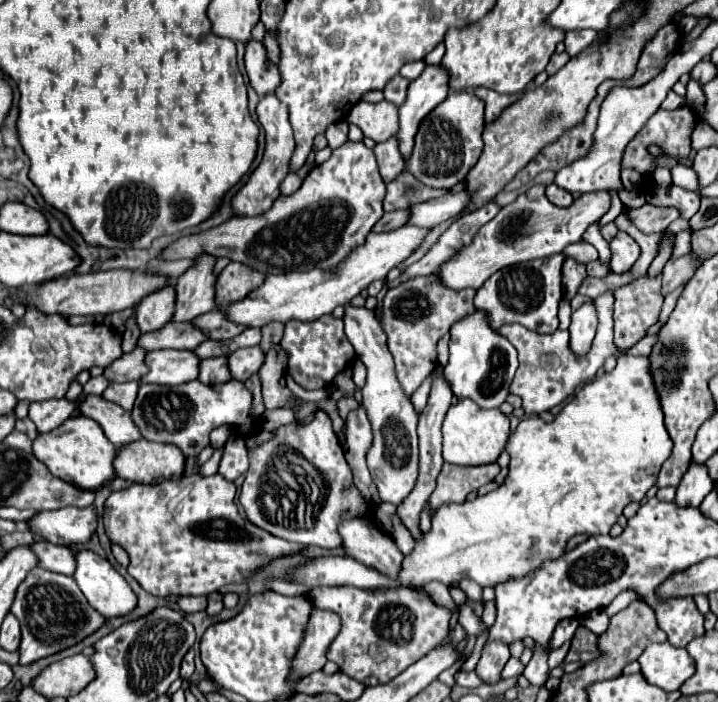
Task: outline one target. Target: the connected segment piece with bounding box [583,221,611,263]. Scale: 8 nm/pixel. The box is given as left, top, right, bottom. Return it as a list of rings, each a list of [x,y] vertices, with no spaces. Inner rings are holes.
[[[595,221],[595,225],[591,225],[591,227],[585,231],[583,241],[591,243],[591,245],[599,251],[599,261],[603,261],[603,263],[609,261],[609,257],[611,257],[611,253],[609,253],[609,243],[607,243],[607,241],[601,237],[601,233],[599,233],[599,221]]]

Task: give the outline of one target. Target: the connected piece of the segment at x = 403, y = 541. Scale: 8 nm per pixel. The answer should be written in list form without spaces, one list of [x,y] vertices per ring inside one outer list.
[[[397,513],[393,515],[393,523],[395,523],[395,529],[393,529],[393,539],[395,539],[397,547],[401,549],[401,553],[403,553],[403,555],[411,553],[411,549],[413,549],[413,535],[411,535],[411,533],[409,533],[409,529],[405,529],[405,525],[399,521]]]

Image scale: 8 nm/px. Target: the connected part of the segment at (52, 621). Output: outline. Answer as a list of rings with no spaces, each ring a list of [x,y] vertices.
[[[35,567],[19,585],[15,601],[11,605],[11,613],[21,623],[21,645],[19,645],[21,659],[19,661],[23,665],[79,643],[89,633],[97,631],[105,621],[105,617],[101,617],[101,613],[97,613],[85,601],[85,595],[77,589],[77,583],[73,581],[73,577],[51,573],[41,567]]]

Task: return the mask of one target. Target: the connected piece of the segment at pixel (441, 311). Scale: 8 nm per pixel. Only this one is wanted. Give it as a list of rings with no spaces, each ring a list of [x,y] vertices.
[[[419,275],[389,289],[381,305],[381,325],[387,335],[387,347],[395,359],[395,373],[407,397],[429,377],[437,365],[437,341],[461,317],[473,313],[475,289],[449,289],[437,275]]]

